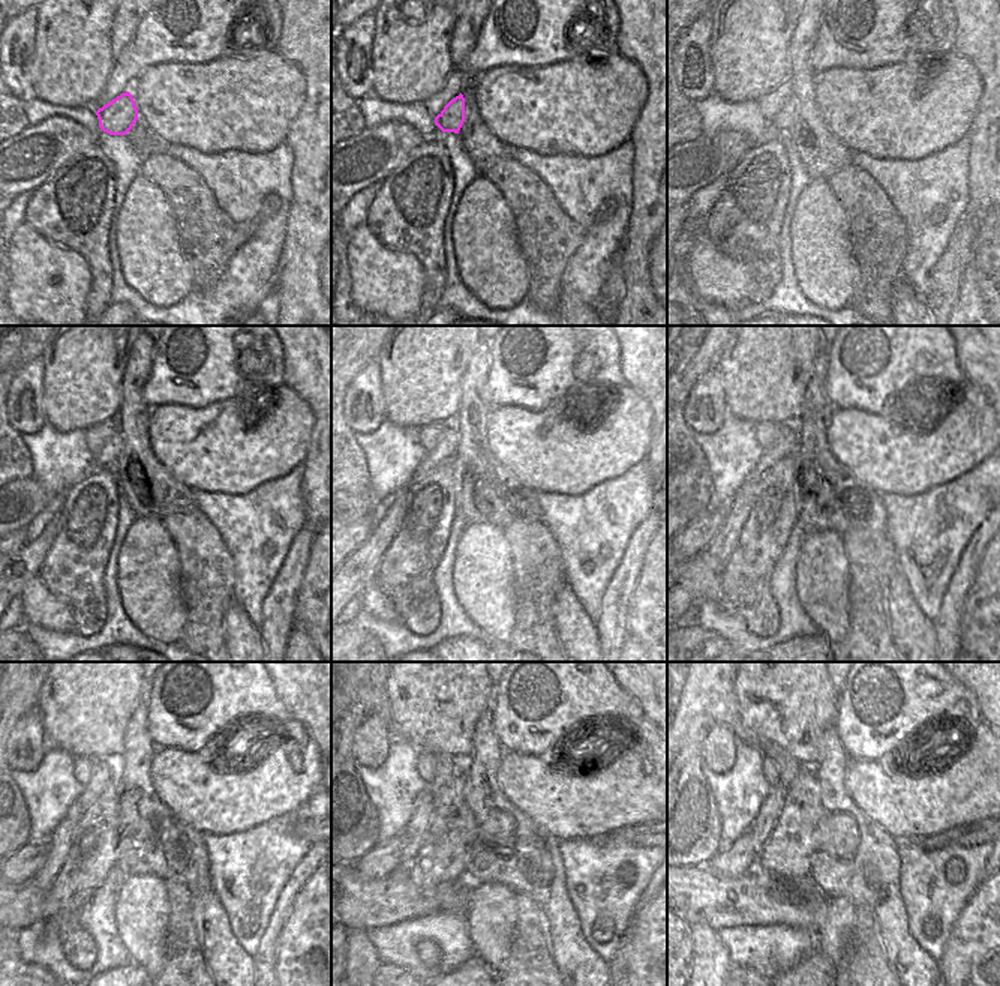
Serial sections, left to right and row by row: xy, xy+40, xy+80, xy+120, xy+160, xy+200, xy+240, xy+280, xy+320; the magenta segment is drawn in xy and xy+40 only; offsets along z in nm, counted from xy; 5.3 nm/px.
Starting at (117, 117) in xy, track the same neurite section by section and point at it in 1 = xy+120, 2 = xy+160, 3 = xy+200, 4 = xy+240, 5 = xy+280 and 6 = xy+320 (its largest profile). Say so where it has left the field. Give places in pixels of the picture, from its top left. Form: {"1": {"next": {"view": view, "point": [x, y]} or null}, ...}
{"1": {"next": {"view": "xy+120", "point": [110, 453]}}, "2": {"next": {"view": "xy+160", "point": [449, 441]}}, "3": {"next": {"view": "xy+200", "point": [787, 438]}}, "4": {"next": {"view": "xy+240", "point": [116, 763]}}, "5": {"next": {"view": "xy+280", "point": [453, 769]}}, "6": {"next": {"view": "xy+320", "point": [706, 698]}}}

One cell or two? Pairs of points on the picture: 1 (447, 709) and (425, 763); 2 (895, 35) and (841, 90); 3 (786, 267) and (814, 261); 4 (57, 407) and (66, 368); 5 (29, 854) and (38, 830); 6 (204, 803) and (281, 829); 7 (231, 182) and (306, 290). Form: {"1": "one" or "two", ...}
{"1": "two", "2": "two", "3": "two", "4": "one", "5": "two", "6": "two", "7": "two"}

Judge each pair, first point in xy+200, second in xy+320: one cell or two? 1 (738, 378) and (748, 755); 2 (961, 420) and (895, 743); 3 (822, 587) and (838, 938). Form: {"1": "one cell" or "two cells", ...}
{"1": "two cells", "2": "two cells", "3": "one cell"}

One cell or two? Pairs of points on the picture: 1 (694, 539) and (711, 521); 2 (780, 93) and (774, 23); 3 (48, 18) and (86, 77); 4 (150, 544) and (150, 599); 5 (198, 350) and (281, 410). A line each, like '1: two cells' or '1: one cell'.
1: one cell
2: two cells
3: one cell
4: one cell
5: two cells

